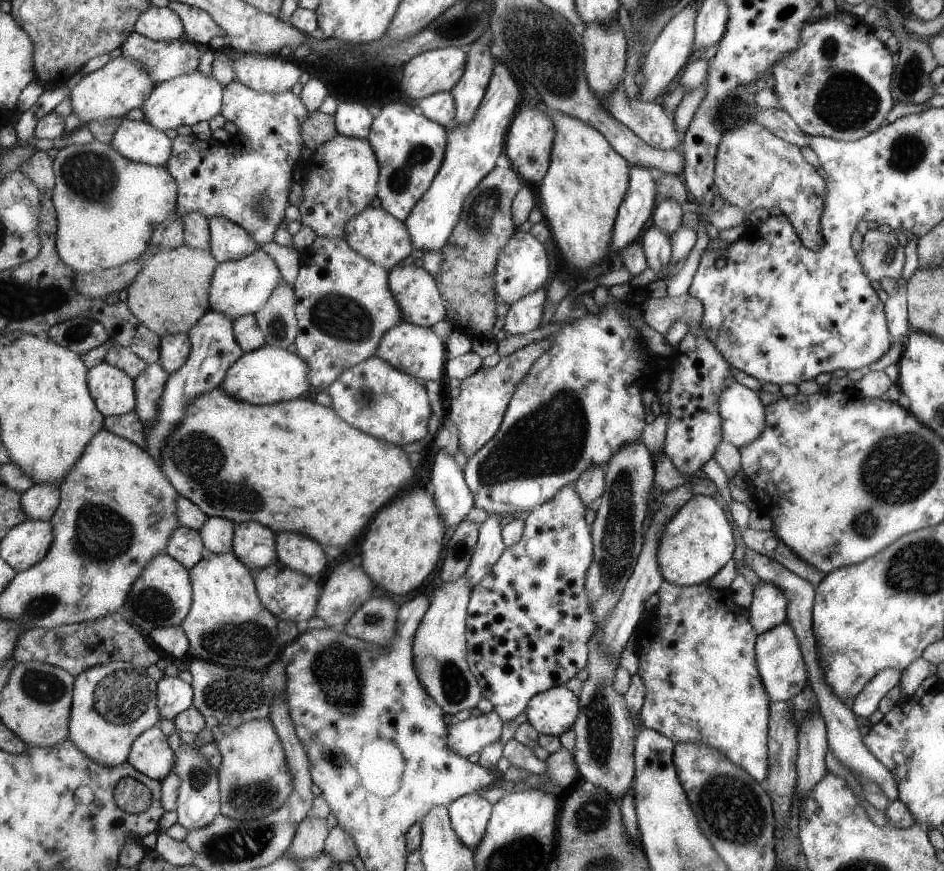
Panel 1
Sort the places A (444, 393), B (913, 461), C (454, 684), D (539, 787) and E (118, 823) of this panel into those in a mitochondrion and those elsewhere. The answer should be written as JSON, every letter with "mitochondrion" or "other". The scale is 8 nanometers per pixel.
{"A":"other","B":"mitochondrion","C":"mitochondrion","D":"other","E":"other"}

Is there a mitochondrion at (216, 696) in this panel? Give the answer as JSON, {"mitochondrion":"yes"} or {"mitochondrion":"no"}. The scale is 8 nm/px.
{"mitochondrion":"yes"}

